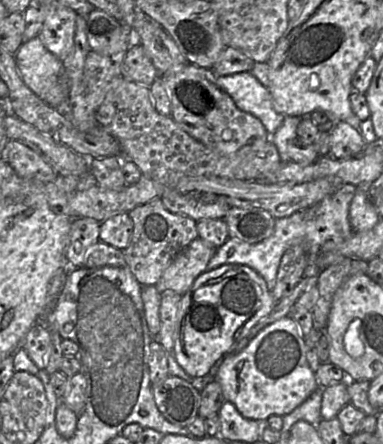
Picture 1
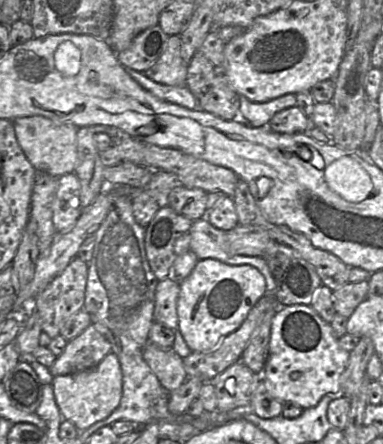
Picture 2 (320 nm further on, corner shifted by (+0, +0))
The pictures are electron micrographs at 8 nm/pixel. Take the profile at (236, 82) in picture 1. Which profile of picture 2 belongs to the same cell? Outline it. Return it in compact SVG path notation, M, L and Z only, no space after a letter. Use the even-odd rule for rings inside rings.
M287 93L266 102L253 102L240 96L240 116L252 127L269 125L275 113L292 106L297 106L296 94Z

